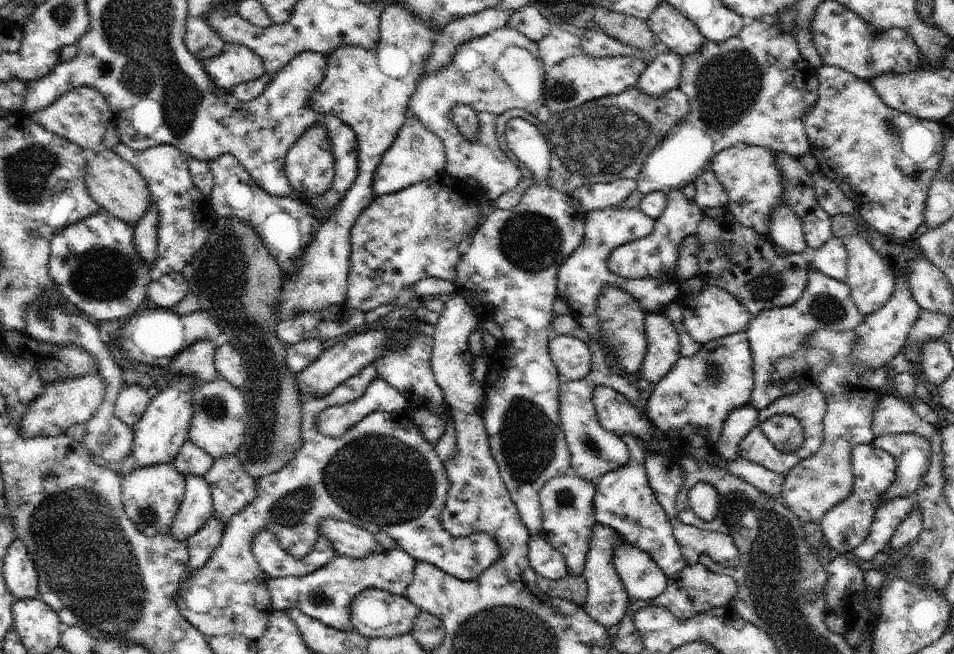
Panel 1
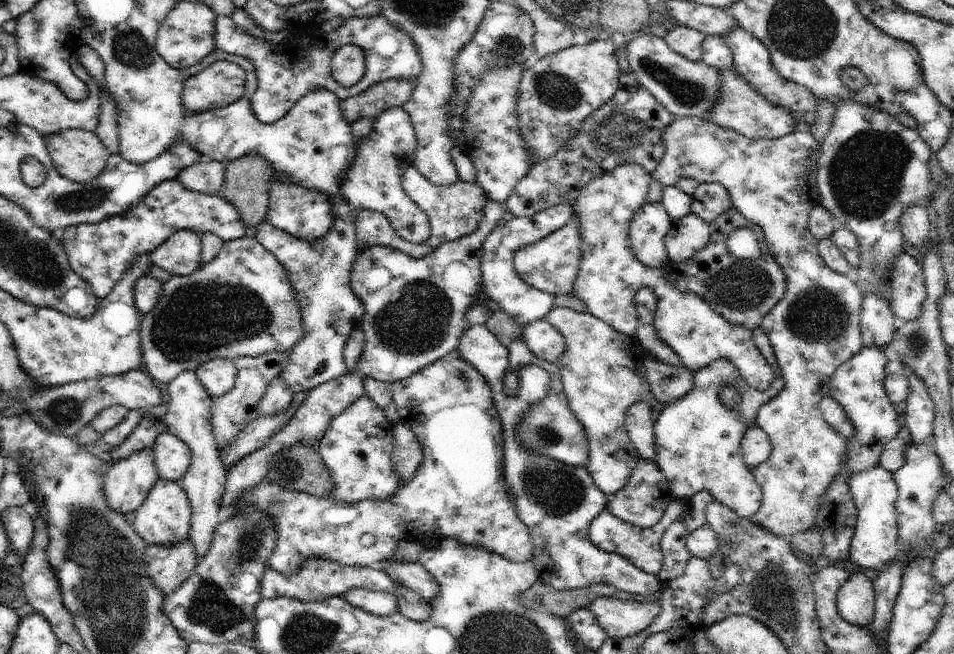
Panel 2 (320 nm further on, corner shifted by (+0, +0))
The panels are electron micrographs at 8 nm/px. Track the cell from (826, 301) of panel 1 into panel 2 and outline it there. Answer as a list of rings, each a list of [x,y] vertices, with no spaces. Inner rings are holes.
[[[683,117],[670,122],[664,128],[663,144],[666,148],[659,166],[651,178],[663,187],[673,186],[683,177],[700,183],[722,184],[728,190],[735,207],[748,221],[761,227],[764,242],[776,262],[786,274],[786,292],[777,306],[764,317],[760,332],[768,336],[776,362],[782,373],[784,388],[775,398],[764,404],[754,420],[768,437],[772,453],[752,474],[762,488],[763,500],[760,510],[752,514],[754,524],[762,526],[770,534],[792,538],[798,532],[809,530],[816,522],[820,500],[824,492],[840,474],[846,462],[848,438],[836,432],[820,412],[820,400],[829,395],[832,374],[862,348],[860,310],[862,292],[848,276],[834,272],[826,266],[818,254],[818,240],[808,230],[810,212],[821,205],[817,186],[817,161],[822,146],[807,129],[800,129],[776,140],[750,140],[734,130],[724,130],[703,118]]]

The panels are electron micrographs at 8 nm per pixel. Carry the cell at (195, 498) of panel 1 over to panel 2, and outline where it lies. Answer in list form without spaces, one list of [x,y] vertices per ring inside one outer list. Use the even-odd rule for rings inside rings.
[[[188,538],[174,546],[147,546],[144,560],[152,584],[160,588],[166,596],[178,590],[190,576],[193,576],[200,558],[196,554],[192,538]]]

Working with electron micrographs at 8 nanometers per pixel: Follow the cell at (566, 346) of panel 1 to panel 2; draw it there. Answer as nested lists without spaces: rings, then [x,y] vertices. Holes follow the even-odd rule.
[[[546,318],[528,324],[523,330],[523,340],[537,358],[554,364],[566,350],[564,336]]]

